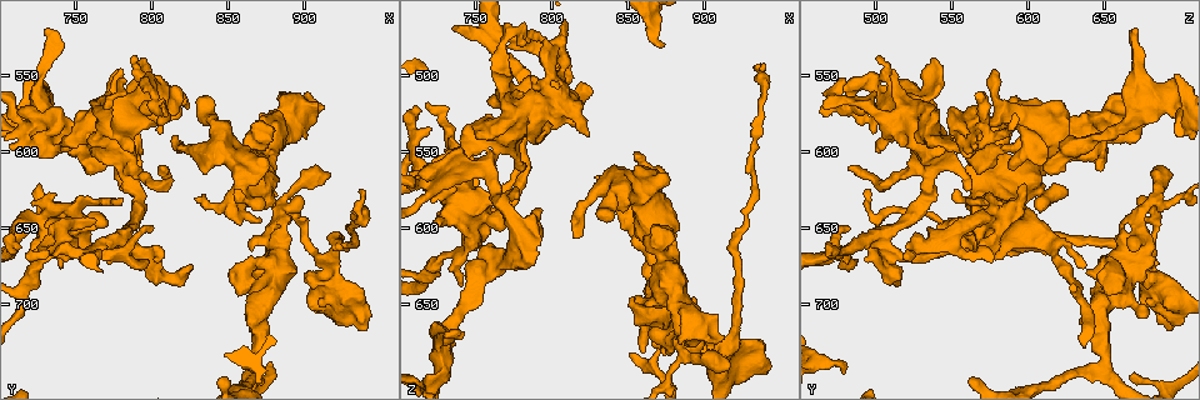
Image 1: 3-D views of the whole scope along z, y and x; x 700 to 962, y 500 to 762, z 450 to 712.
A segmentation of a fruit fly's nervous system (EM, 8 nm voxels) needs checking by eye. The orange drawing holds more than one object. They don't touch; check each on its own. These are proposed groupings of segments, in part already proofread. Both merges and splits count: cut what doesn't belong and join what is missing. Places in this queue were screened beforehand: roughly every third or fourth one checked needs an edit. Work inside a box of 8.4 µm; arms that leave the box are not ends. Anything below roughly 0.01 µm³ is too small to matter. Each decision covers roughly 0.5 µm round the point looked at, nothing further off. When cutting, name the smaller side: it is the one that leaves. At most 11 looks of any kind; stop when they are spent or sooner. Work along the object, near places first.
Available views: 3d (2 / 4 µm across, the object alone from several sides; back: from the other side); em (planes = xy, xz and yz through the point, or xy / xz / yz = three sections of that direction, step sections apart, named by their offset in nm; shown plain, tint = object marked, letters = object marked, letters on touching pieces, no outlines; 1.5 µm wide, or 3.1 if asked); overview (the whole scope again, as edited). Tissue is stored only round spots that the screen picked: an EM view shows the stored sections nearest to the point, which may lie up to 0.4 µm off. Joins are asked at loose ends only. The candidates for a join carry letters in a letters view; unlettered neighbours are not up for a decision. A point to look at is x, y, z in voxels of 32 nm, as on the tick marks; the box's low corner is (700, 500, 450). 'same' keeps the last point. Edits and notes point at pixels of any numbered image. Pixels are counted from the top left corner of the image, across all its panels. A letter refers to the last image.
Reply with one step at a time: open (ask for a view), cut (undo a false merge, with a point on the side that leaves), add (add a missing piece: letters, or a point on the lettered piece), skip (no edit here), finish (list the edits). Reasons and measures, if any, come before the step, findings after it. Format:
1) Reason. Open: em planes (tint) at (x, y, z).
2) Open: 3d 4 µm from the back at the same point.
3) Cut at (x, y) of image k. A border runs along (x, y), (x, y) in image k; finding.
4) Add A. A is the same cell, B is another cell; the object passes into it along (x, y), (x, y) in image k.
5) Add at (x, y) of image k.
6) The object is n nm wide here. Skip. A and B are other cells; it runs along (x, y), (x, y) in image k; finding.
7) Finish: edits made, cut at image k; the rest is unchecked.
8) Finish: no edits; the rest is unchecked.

An open end. Open: 3d 4 µm at (854, 612, 644).

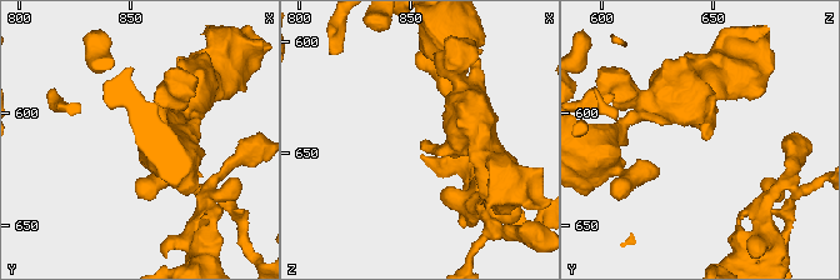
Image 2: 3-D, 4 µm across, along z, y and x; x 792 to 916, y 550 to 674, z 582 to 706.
Open: em xz step 8 (tint) at (854, 611, 647).

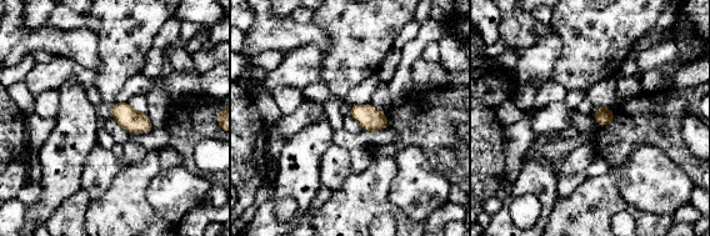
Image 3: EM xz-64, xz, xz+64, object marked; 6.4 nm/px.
Another direction. Open: em planes (letters) at the same point.

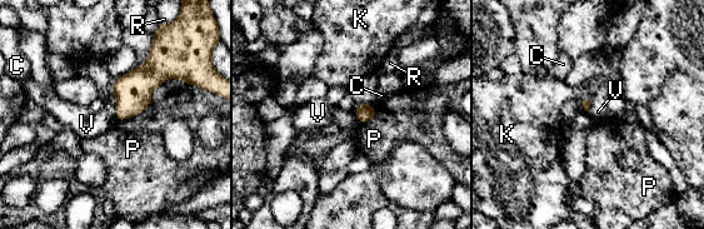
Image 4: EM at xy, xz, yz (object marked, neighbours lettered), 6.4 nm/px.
Skip. C, K, P, R and V are other cells; a border runs along (111, 91), (115, 99), (115, 119) in image 4; none of them fits.

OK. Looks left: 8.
Free end. Open: 3d 4 µm at (884, 566, 674).

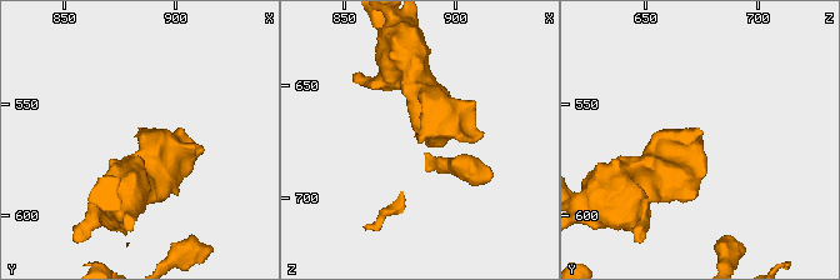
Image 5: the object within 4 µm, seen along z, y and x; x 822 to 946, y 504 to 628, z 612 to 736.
Shape alone is not enough. Open: em planes (letters) at (883, 565, 675).

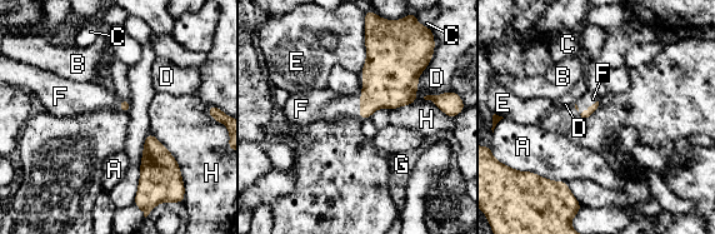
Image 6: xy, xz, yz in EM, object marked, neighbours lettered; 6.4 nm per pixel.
Add F. F is the same cell, A, B, C, D, E, G and H are other cells; the cell continues.

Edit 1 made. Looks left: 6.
Abrupt turn. Open: em xz step 4 (letters) at (808, 620, 502).

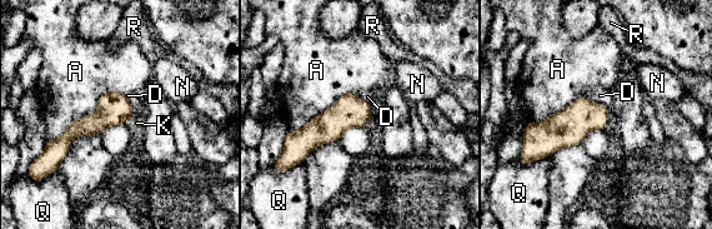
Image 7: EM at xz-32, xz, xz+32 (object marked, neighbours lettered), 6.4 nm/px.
The object is 200 nm wide here. Skip. A, D, K, N, Q and R are other cells; it runs along (123, 98), (45, 162) in image 7; all the same cell.

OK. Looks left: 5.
An open end. Open: 3d 4 µm from the back at (826, 674, 510).

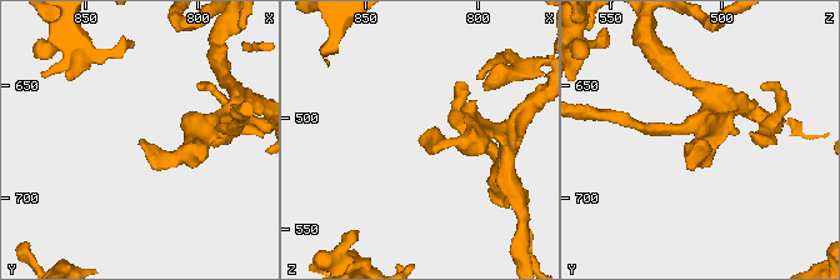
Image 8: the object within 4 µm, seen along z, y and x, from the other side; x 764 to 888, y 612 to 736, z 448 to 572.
Shape alone is not enough. Open: em planes (plain) at (827, 676, 510).

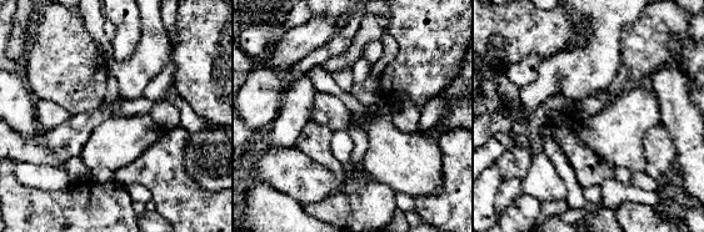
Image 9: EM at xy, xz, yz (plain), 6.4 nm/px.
Open: em planes (letters) at the same point.

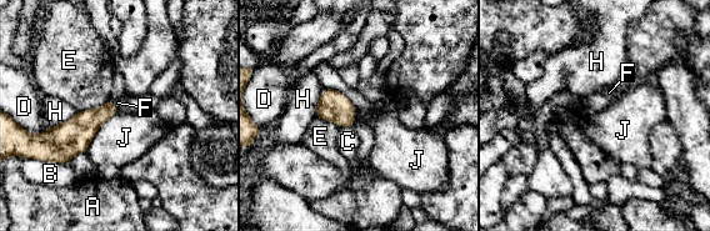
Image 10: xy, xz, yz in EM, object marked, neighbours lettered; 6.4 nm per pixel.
The object is 130 nm wide here. Skip. A, B, C, D, E, F, H and J are other cells; a border runs along (354, 121), (351, 126) in image 10; none of them fits.

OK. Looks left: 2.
An open end. Open: em yz step 4 (tint) at (776, 546, 576).

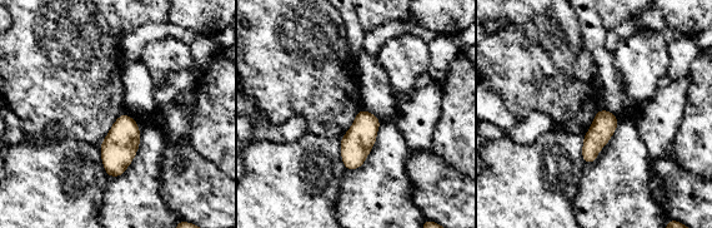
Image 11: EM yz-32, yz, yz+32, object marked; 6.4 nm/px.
Another direction. Open: em planes (letters) at the same point.

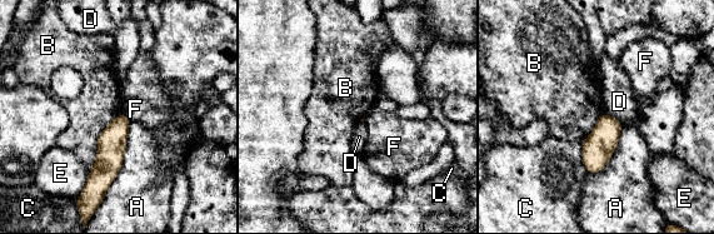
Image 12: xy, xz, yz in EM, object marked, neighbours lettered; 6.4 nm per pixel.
The longest contact is with A, 550 nm. Skip. A, B, C, D, E and F are other cells; none of them fits.

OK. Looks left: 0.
Finish: edits made, add at image 6; the rest is unchecked.

